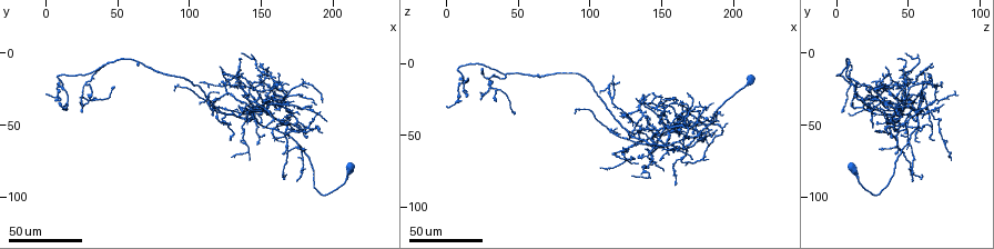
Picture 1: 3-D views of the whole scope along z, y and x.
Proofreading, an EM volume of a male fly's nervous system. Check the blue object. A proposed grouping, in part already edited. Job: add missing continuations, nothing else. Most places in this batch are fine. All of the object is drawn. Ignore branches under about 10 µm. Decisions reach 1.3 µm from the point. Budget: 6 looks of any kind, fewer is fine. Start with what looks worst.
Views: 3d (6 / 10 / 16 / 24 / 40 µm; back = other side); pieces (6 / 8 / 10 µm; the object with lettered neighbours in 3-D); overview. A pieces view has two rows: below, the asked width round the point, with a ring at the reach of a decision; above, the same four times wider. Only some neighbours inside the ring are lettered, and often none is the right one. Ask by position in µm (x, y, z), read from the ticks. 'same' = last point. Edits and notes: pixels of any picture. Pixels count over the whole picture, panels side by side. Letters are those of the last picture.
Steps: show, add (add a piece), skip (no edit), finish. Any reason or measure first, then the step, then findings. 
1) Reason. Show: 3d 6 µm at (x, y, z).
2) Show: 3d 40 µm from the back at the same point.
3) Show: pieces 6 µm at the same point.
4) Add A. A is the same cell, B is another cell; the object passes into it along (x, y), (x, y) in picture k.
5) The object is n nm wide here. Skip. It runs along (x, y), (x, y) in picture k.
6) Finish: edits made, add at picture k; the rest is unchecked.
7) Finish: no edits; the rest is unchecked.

Long arm stops here. Show: 3d 40 µm at (166, 46, 30).

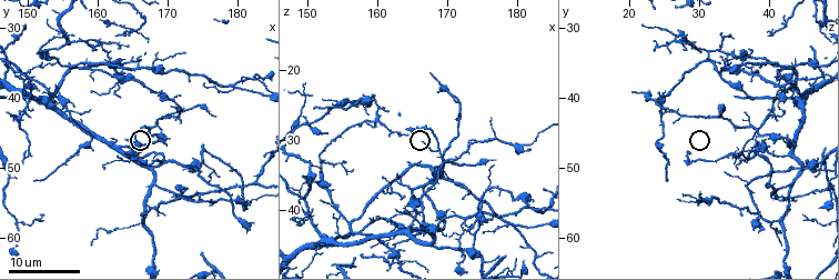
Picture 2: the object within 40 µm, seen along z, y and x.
What lies round it. Show: pieces 10 µm at (164.0, 47.5, 29.0).

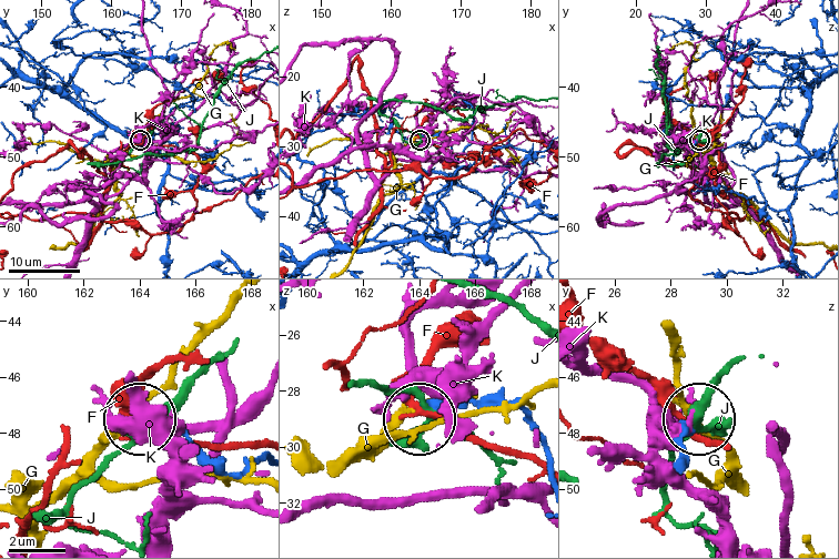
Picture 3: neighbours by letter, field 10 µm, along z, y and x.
Skip. F, G, J and K are other cells; no lettered piece goes on from it.

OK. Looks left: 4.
Free end. Show: 3d 40 µm at (2, 30, 30).

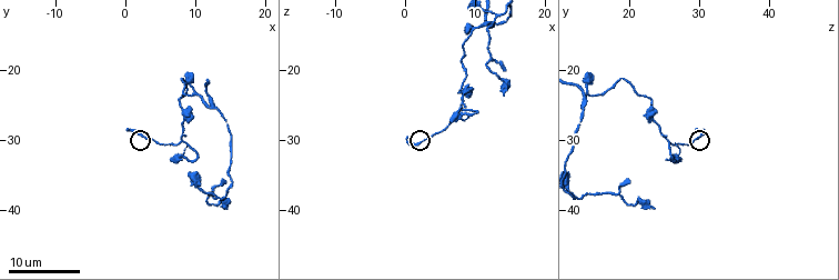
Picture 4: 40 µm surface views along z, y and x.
Show: 3d 10 µm at (0.0, 28.5, 30.0).

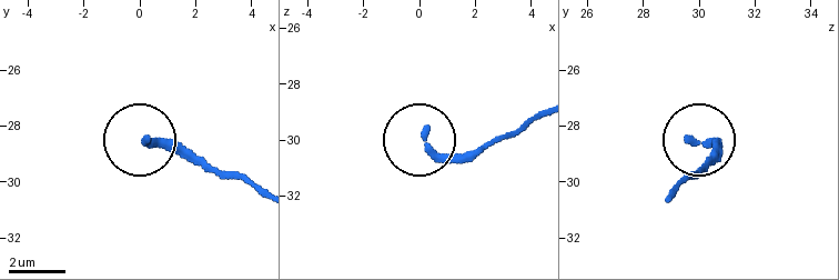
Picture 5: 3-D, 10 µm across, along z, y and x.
What lies round it. Show: pieces 10 µm at (0.2, 28.4, 29.7).

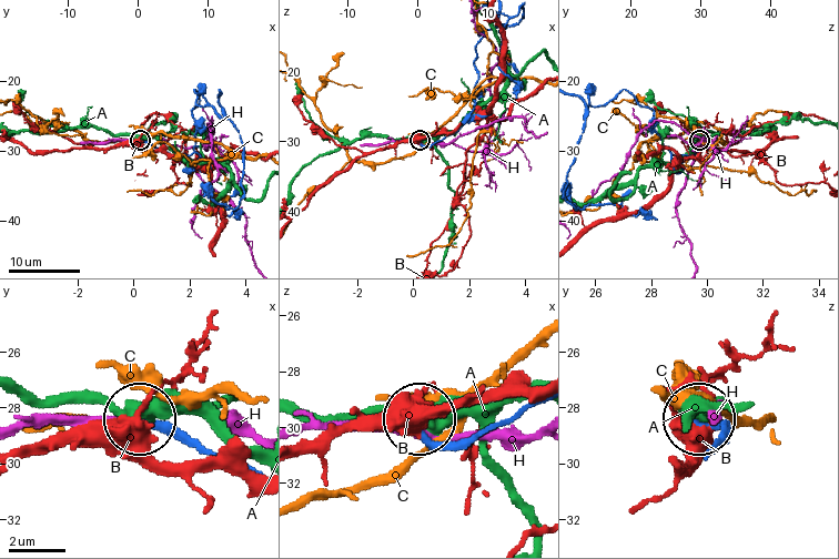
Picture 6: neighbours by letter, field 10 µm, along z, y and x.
Skip. A, B, C and H are other cells; none of them fits.

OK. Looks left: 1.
Finish: no edits; the rest is unchecked.

